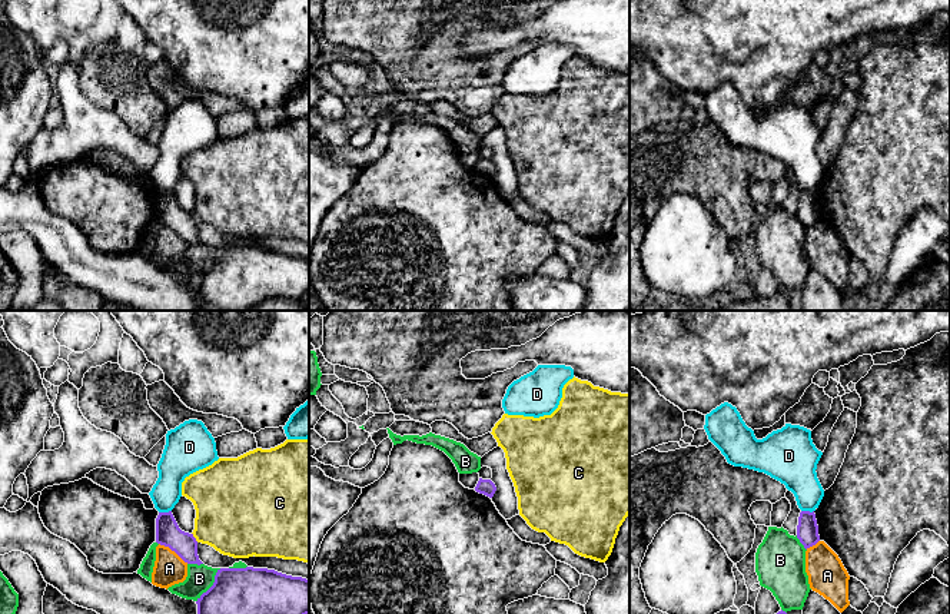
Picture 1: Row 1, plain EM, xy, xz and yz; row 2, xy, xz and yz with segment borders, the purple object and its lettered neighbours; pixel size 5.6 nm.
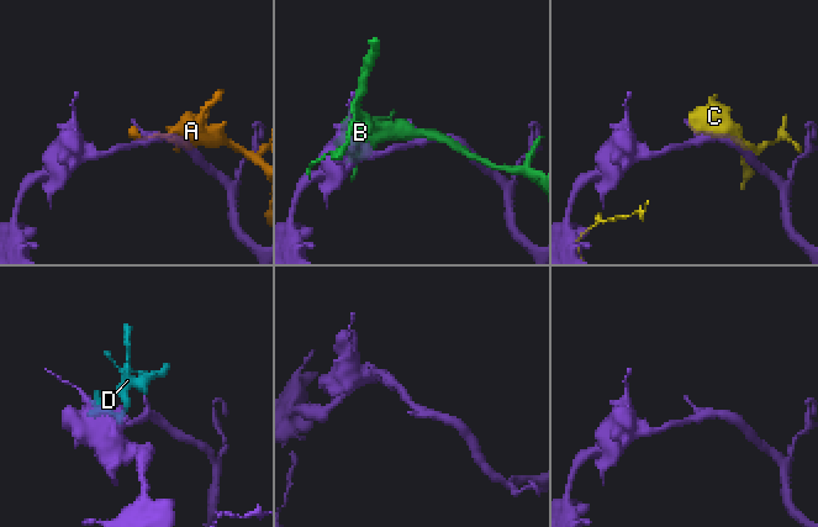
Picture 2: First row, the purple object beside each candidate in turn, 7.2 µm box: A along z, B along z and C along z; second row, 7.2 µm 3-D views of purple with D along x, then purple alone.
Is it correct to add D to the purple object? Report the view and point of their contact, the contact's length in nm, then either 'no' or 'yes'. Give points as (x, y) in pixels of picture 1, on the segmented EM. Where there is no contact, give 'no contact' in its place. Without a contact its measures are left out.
xy (165, 513) | 70 nm | no

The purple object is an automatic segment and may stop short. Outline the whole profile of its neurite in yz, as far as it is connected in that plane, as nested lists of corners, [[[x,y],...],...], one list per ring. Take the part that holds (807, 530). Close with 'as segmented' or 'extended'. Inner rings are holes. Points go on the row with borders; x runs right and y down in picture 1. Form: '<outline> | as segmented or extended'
[[[814,511],[800,512],[797,525],[797,538],[804,545],[805,550],[816,545],[820,541],[818,525]]] | as segmented

